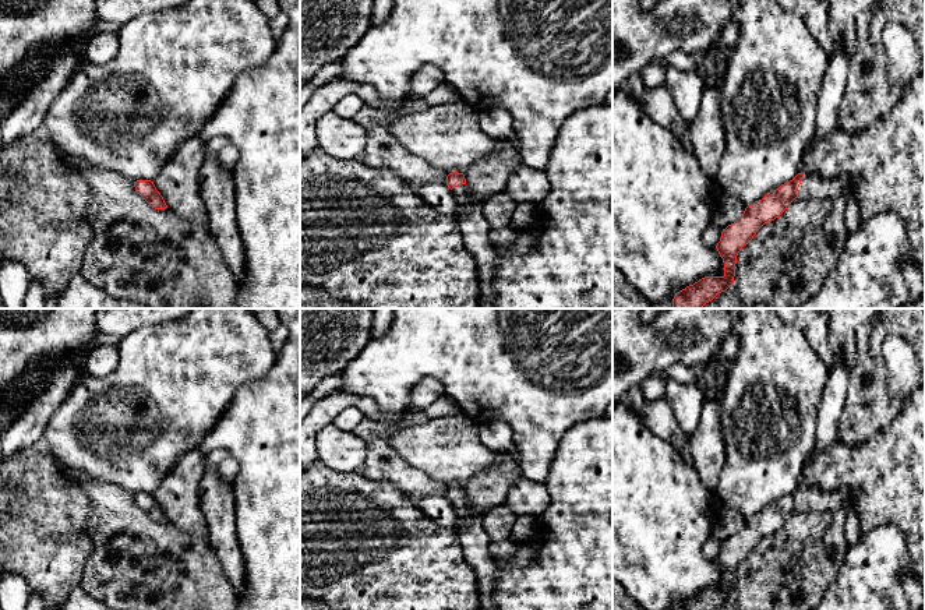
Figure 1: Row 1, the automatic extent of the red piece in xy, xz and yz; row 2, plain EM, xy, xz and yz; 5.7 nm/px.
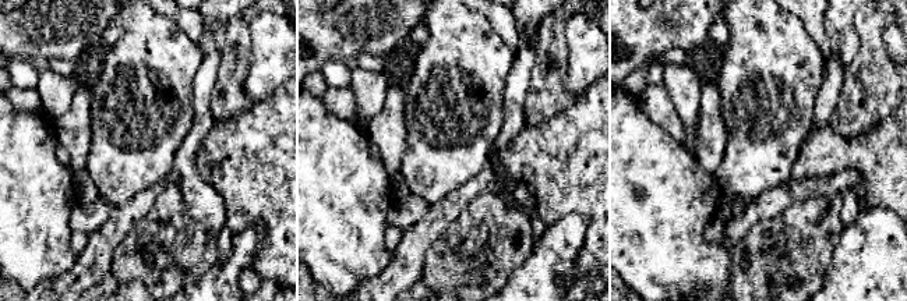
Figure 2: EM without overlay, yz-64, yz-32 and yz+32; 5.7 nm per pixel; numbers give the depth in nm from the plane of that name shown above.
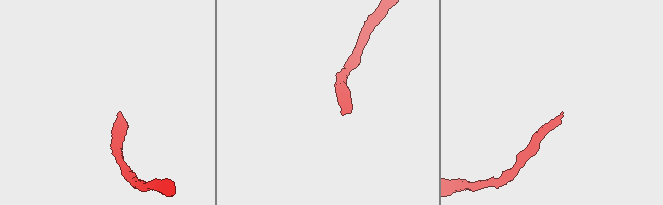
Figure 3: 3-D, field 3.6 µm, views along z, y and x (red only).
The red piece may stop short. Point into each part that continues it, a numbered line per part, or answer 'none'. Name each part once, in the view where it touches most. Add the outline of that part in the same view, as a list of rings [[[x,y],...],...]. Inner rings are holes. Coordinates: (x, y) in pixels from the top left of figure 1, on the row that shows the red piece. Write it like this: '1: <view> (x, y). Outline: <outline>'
1: yz (811, 186). Outline: [[[804,174],[798,191],[802,198],[825,200],[845,194],[850,190],[850,186],[851,181],[843,177],[825,180],[818,176]]]

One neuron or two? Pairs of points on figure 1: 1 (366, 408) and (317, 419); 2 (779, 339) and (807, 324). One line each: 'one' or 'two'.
1: one
2: two

